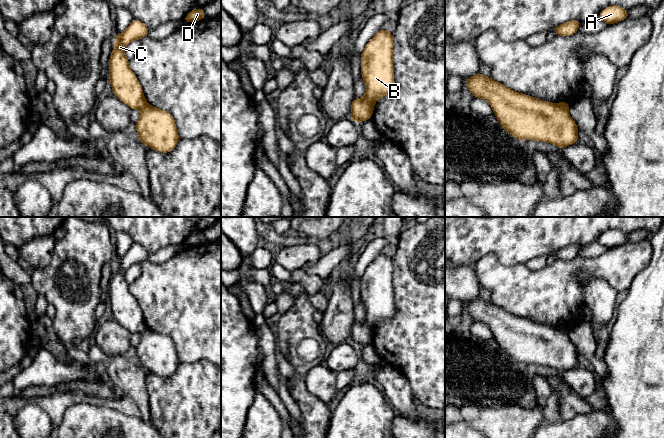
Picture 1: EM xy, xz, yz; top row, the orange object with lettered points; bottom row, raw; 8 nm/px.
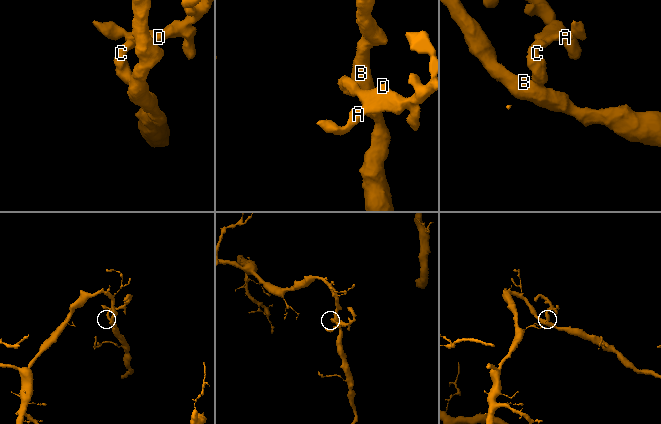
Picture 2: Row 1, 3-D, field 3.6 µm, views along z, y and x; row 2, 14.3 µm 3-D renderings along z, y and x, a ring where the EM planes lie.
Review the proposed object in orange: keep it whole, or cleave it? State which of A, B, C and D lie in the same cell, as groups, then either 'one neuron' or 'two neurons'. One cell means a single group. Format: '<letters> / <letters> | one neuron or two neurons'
A C D / B | two neurons

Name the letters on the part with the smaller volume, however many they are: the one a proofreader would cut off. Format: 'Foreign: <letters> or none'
Foreign: A, C, D

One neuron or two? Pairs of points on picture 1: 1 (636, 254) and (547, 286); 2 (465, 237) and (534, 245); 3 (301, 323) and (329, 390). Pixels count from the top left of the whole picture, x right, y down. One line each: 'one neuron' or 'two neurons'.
1: one neuron
2: one neuron
3: two neurons

